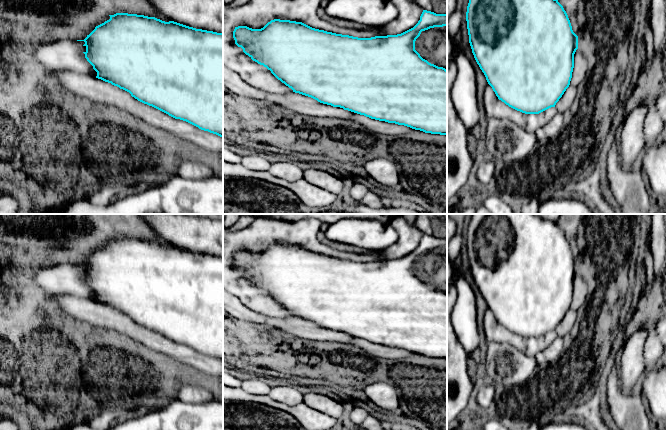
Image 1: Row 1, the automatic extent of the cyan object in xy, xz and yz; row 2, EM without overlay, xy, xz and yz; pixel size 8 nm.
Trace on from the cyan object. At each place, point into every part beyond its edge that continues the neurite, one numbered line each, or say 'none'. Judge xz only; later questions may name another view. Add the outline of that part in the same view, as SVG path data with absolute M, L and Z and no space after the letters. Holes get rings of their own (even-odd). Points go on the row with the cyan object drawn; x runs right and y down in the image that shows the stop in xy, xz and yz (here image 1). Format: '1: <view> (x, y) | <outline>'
1: xz (431, 44) | M447 27L422 31L415 41L415 50L429 63L447 69Z

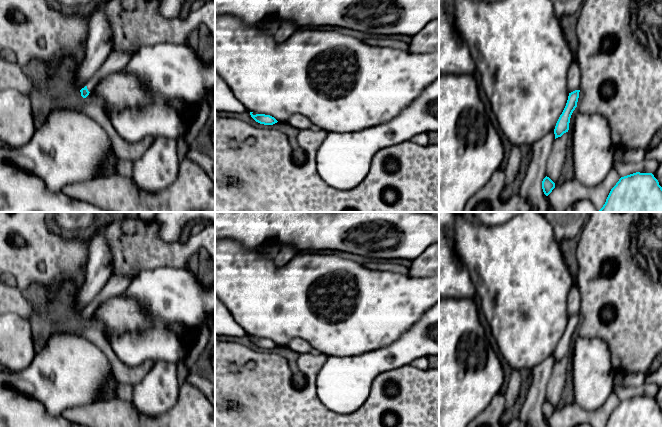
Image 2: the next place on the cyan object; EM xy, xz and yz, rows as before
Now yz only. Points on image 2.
none

